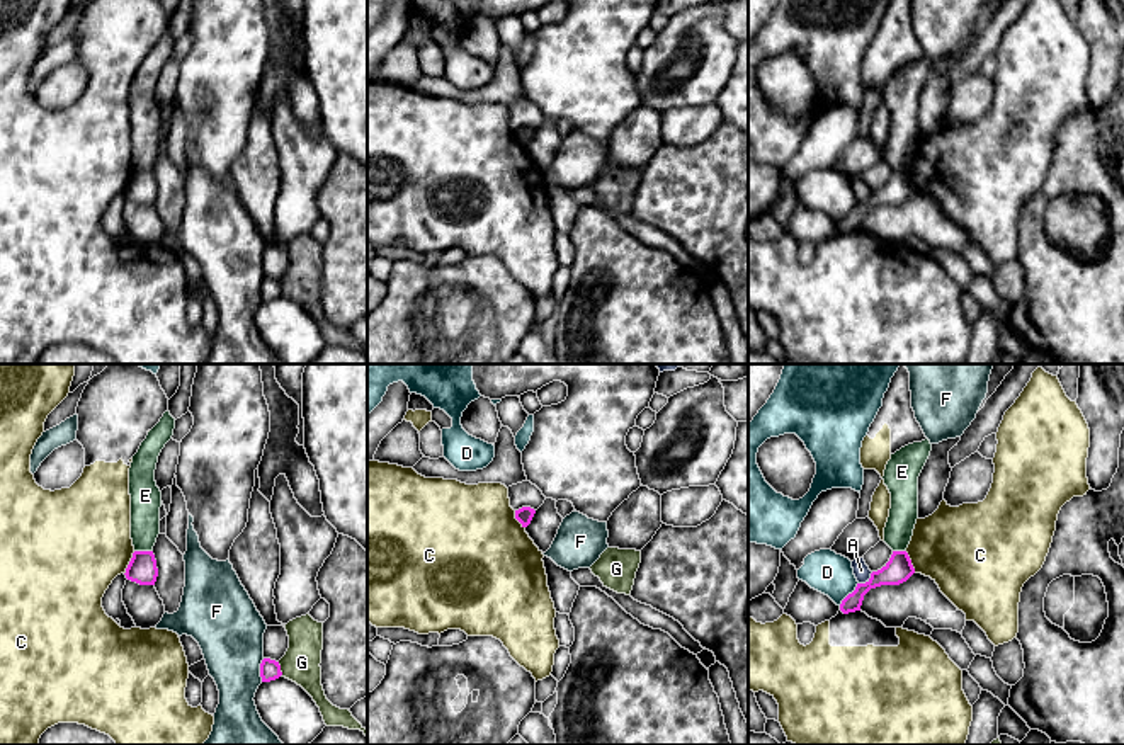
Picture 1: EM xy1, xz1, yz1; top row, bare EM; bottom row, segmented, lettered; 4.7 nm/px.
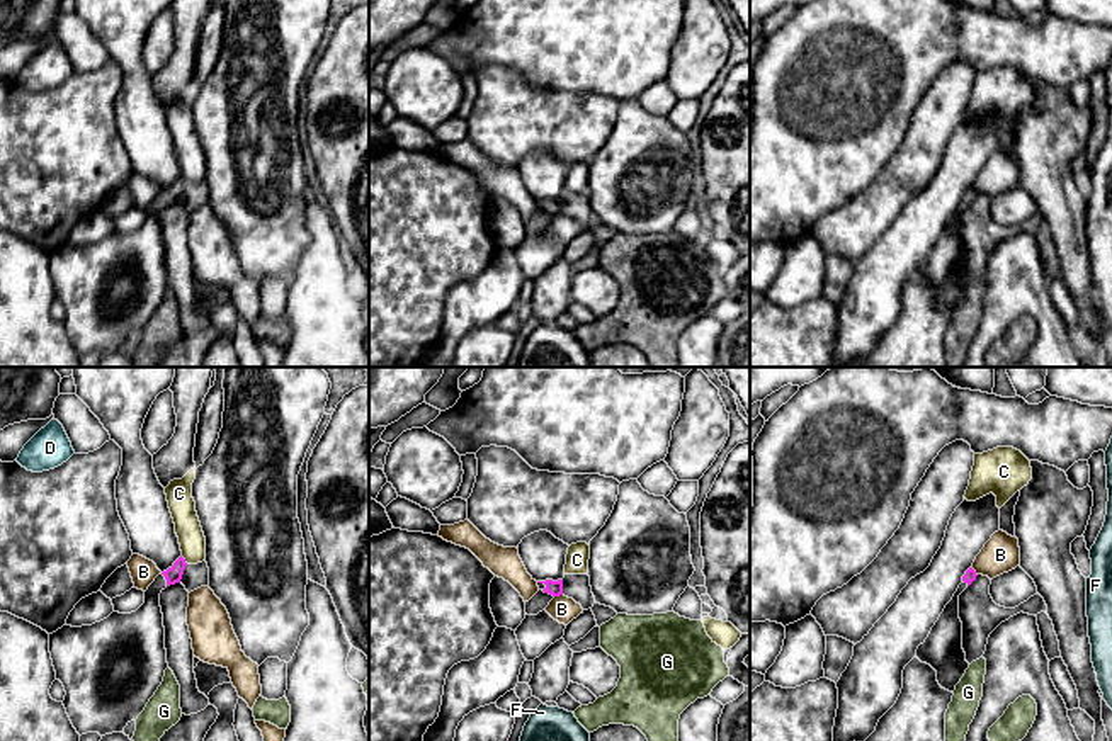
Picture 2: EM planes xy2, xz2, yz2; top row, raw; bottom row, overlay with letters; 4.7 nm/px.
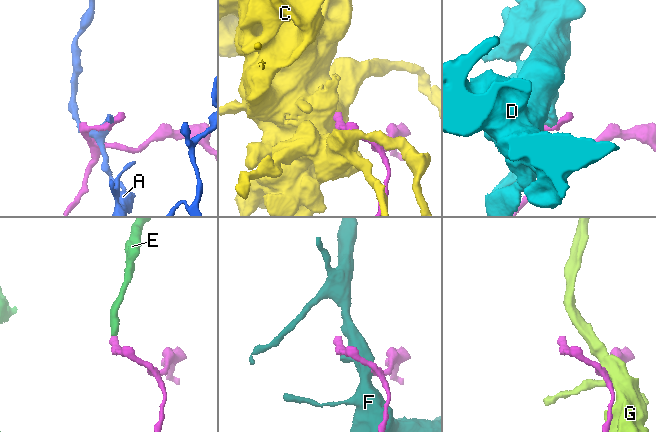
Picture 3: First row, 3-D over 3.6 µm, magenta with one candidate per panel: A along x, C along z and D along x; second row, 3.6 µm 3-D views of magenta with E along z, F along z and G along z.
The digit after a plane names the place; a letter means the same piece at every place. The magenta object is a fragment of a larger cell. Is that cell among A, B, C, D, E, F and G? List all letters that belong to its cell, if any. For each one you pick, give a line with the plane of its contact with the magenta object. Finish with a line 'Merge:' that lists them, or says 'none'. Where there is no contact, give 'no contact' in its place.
Merge: none

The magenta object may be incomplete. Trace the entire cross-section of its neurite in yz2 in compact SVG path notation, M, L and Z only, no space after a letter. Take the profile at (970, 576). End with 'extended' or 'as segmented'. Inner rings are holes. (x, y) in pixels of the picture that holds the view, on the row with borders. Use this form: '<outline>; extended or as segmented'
M973 568L966 571L952 600L945 605L925 642L916 649L916 658L922 663L930 665L937 671L939 685L952 693L969 668L962 649L959 595L976 580L976 576Z; extended

